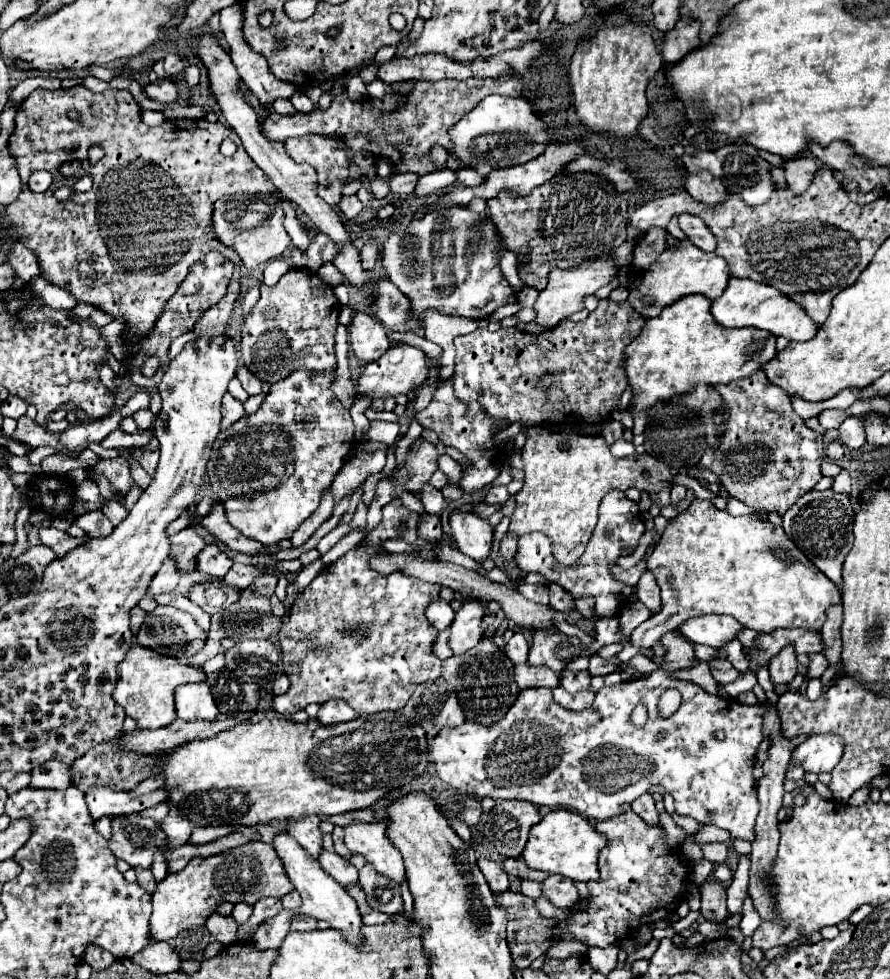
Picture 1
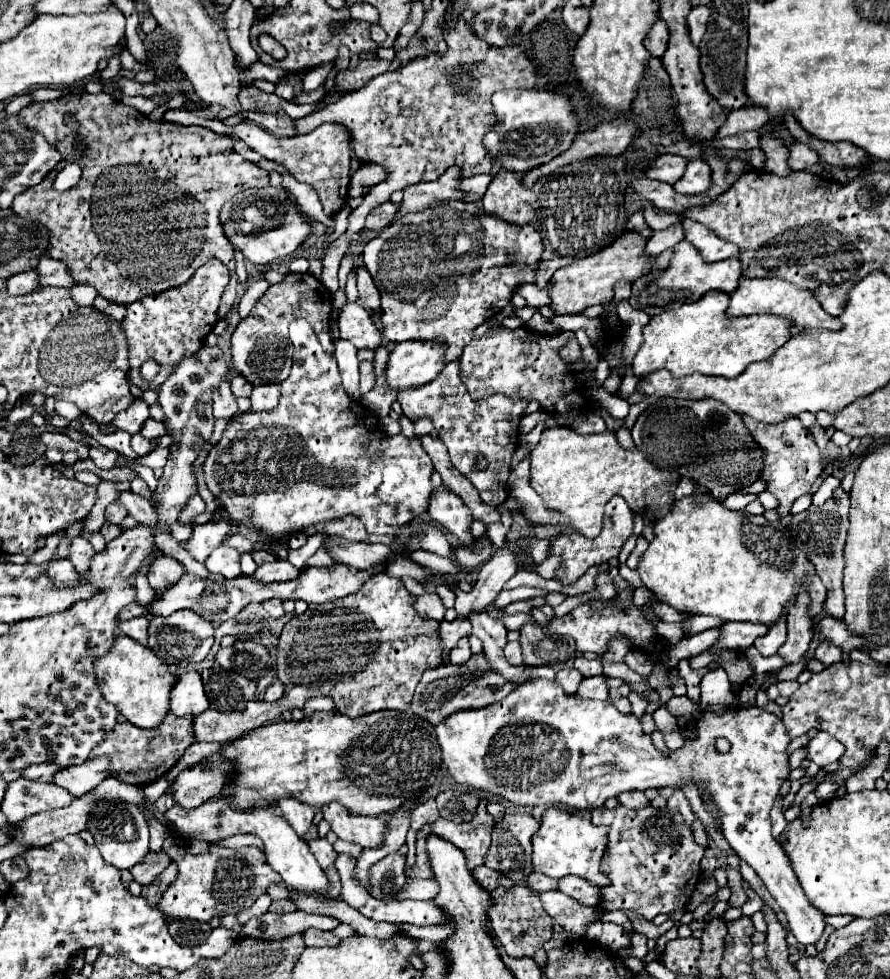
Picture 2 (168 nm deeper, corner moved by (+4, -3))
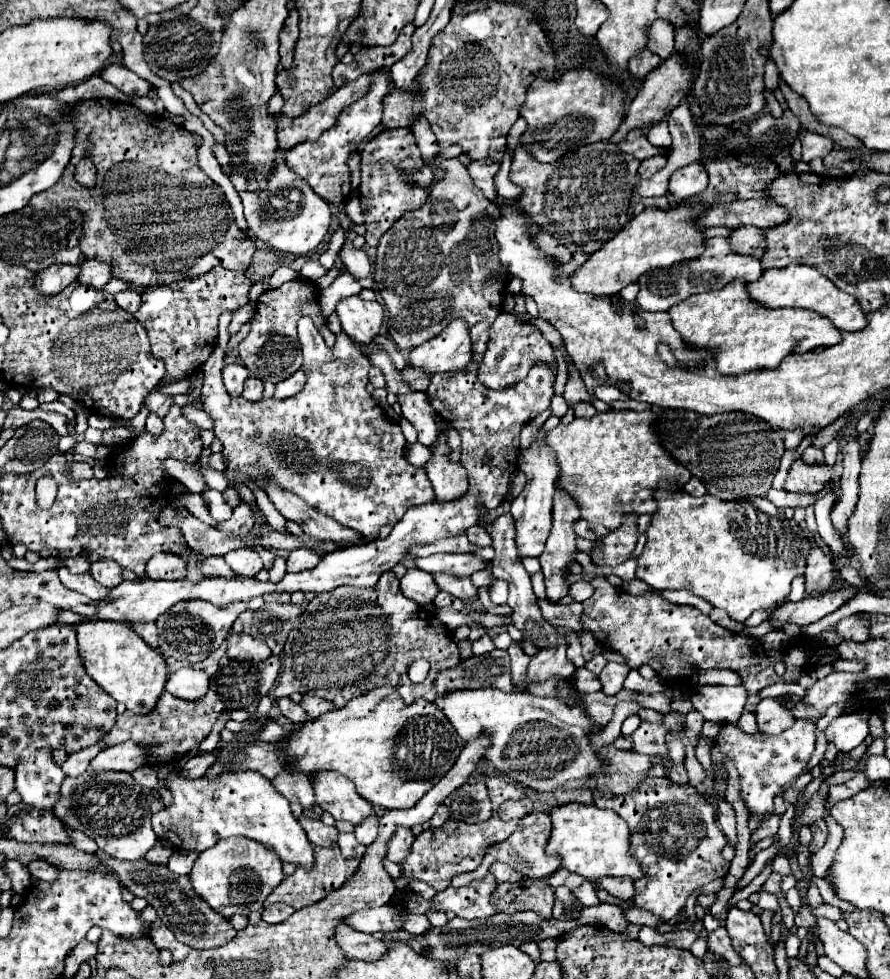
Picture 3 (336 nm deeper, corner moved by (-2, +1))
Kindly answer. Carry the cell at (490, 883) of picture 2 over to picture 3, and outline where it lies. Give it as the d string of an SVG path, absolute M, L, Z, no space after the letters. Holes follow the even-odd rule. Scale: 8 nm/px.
M492 863L490 865L490 873L496 877L496 883L502 883L502 881L510 881L510 883L516 883L522 879L520 873L516 873L512 867L504 865L504 863Z

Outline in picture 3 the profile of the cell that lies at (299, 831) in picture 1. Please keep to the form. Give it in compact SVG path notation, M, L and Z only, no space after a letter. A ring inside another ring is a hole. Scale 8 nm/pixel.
M280 771L280 775L276 775L276 779L272 781L276 791L282 793L290 803L300 803L306 809L314 807L314 791L312 791L312 783L306 775L300 775L296 771Z

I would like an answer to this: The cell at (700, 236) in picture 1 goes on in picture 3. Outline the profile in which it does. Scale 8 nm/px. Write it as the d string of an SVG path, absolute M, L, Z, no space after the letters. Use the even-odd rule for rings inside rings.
M756 227L730 229L730 235L726 239L728 239L732 251L736 251L736 253L754 255L758 259L764 255L764 239Z

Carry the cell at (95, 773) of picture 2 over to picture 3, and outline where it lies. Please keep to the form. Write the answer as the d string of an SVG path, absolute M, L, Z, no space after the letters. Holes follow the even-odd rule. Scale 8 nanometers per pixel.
M126 741L126 743L106 747L104 751L100 751L100 755L96 755L88 767L90 767L90 771L126 771L126 773L132 773L134 769L142 767L144 763L146 763L144 751L136 743Z

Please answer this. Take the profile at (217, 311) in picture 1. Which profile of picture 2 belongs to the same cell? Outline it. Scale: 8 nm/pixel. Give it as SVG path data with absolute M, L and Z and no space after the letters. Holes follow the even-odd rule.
M70 95L58 101L32 103L22 109L18 115L32 131L42 133L50 143L58 145L58 151L64 155L60 169L66 163L76 161L82 167L82 177L76 187L66 193L58 193L52 189L54 177L58 169L50 171L50 175L38 185L18 195L12 203L16 215L26 217L30 221L38 221L50 231L50 251L48 255L54 259L62 259L68 263L70 273L82 285L94 285L104 299L116 303L132 303L150 293L160 293L170 287L178 287L182 281L188 281L194 271L204 265L208 259L216 257L230 269L230 283L222 293L220 317L234 307L236 301L236 273L234 273L234 247L224 235L220 223L220 209L226 201L230 201L236 193L250 187L266 187L268 173L254 163L244 161L232 147L232 139L226 135L216 135L204 127L182 127L166 121L150 121L142 117L136 109L116 103L110 95ZM72 115L78 121L78 129L70 129L64 123L64 117ZM78 135L84 139L88 149L84 153L74 151L74 141Z

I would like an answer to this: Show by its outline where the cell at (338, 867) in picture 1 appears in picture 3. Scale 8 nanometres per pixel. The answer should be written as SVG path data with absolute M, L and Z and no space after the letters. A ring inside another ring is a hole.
M300 817L300 825L304 827L308 839L316 845L316 847L332 847L338 839L338 831L336 827L328 827L324 825L320 819L310 819L310 817Z

